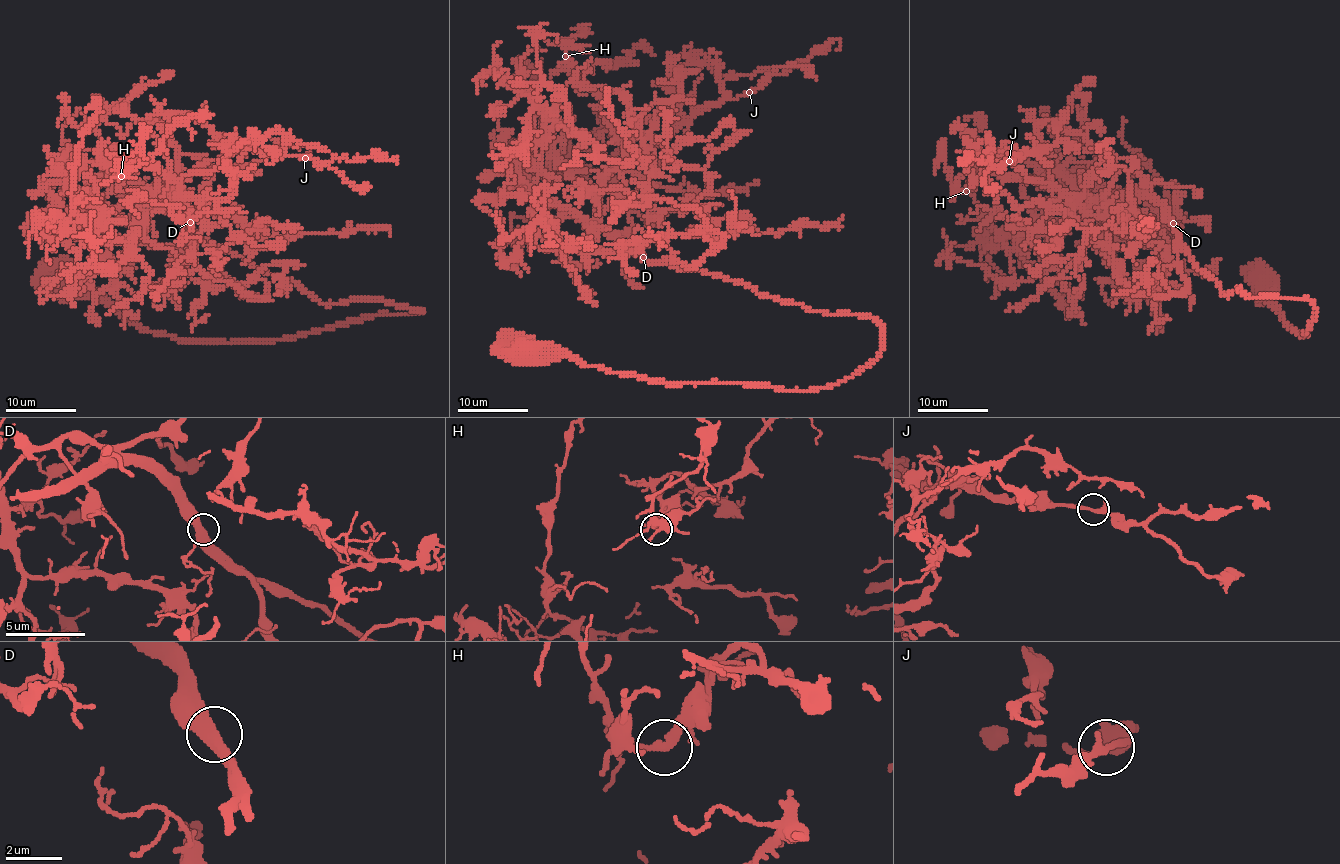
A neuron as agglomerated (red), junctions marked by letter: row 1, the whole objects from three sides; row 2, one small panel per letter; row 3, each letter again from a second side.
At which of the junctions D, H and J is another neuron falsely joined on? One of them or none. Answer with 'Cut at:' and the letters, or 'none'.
Cut at: none

